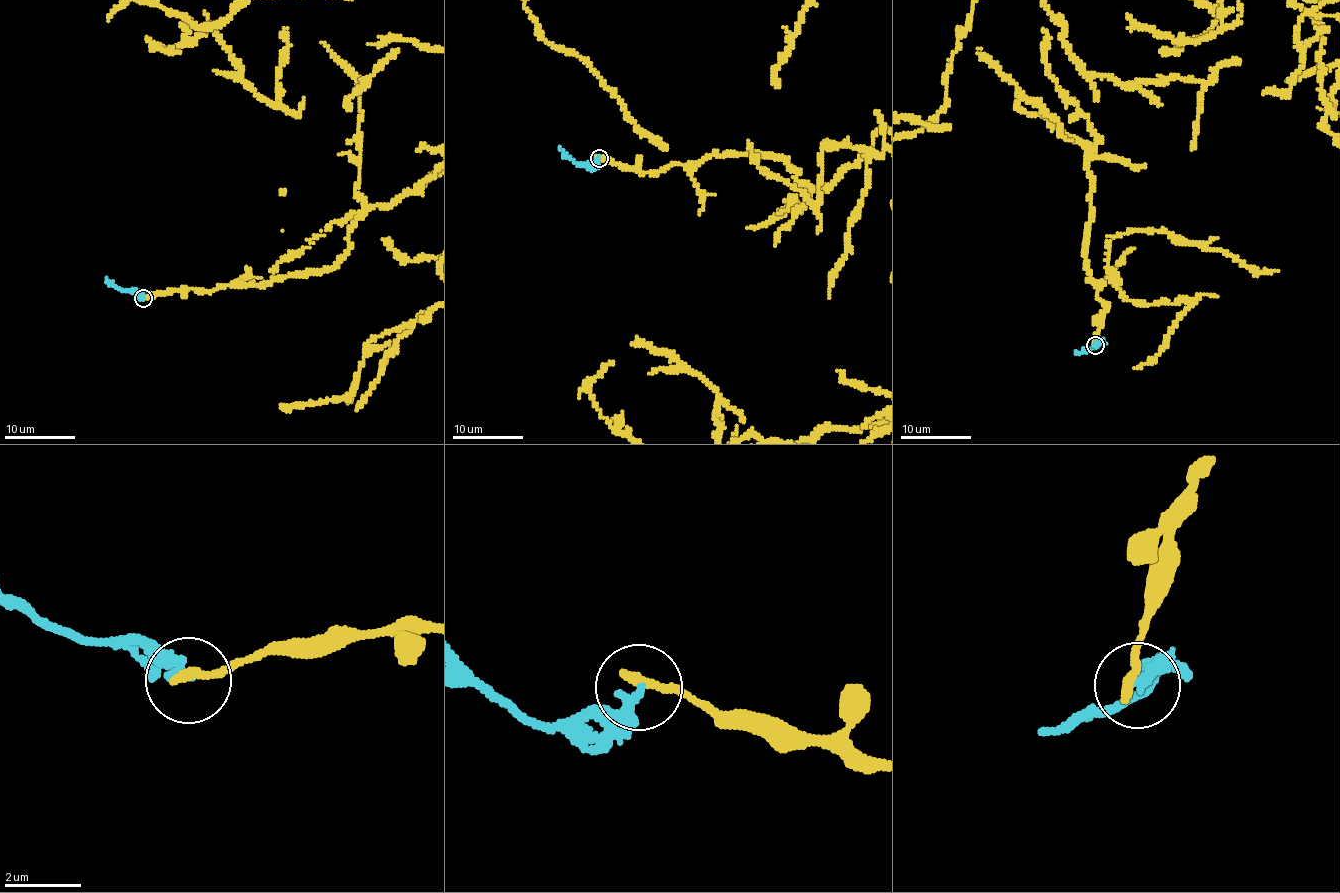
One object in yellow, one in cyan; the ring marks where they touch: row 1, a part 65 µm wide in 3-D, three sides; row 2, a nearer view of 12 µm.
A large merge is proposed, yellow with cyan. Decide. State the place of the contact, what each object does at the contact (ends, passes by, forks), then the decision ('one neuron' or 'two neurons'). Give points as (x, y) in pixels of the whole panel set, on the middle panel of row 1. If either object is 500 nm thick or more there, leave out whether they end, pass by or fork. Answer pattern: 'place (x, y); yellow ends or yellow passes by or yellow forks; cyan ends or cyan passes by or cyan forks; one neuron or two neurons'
place (599, 158); yellow ends; cyan ends; two neurons

